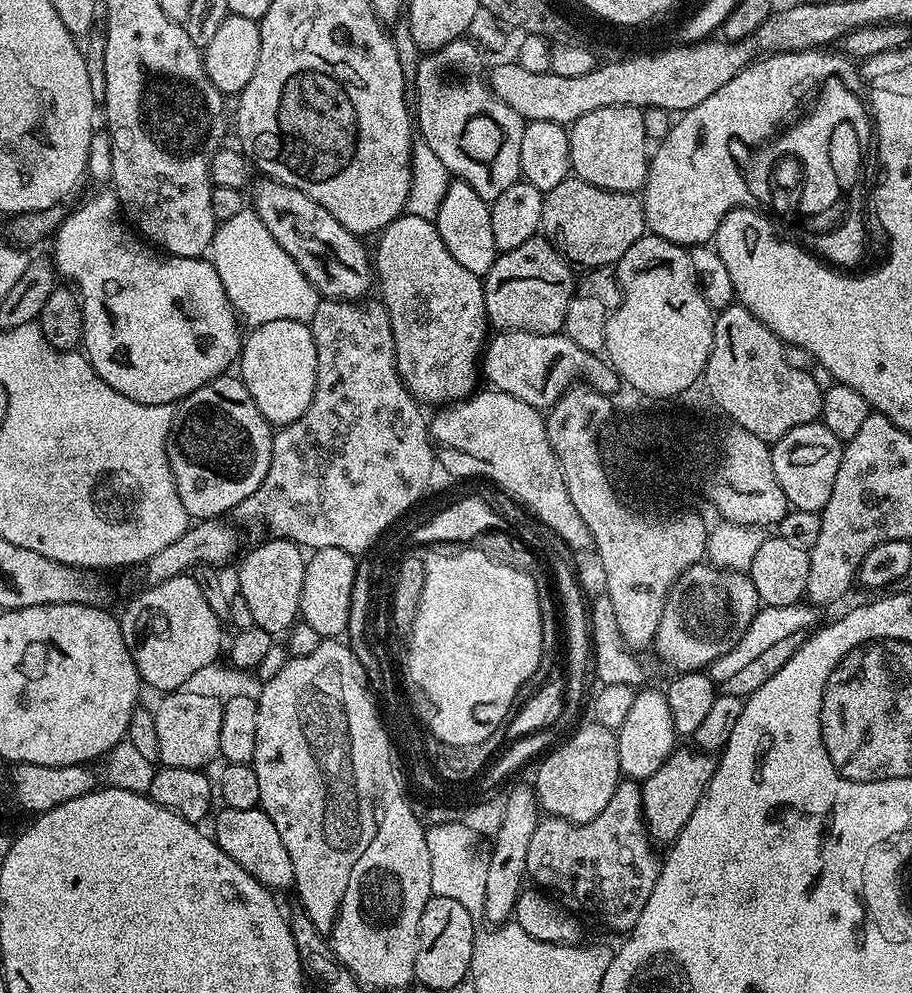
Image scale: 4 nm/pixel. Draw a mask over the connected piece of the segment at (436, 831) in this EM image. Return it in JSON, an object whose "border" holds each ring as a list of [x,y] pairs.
{"border":[[[450,822],[442,826],[434,826],[426,831],[426,850],[430,850],[430,886],[433,896],[449,896],[454,902],[462,902],[466,910],[474,918],[484,910],[486,898],[486,866],[487,859],[472,853],[472,847],[478,840],[478,834],[470,826]]]}

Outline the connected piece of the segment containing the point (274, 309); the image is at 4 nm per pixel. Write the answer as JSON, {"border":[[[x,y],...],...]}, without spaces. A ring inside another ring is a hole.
{"border":[[[255,210],[239,212],[234,214],[234,218],[217,223],[210,249],[210,259],[212,265],[218,270],[218,278],[222,278],[226,298],[230,298],[237,317],[249,329],[262,326],[266,322],[278,322],[279,320],[311,321],[314,310],[321,302],[320,293],[306,278],[306,274],[302,274],[302,270],[298,270],[294,258],[290,258],[290,254],[286,254],[286,250],[282,250],[282,246],[278,246],[274,234],[270,234],[270,230],[266,230],[262,218],[258,218]]]}

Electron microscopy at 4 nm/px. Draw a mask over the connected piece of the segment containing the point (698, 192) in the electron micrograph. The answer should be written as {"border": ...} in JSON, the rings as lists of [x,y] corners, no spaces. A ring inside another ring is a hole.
{"border":[[[806,48],[798,52],[774,52],[761,56],[759,60],[747,64],[737,76],[730,78],[726,86],[718,86],[718,90],[714,90],[706,102],[698,102],[698,106],[677,119],[680,121],[665,134],[664,141],[657,148],[655,145],[648,161],[648,177],[644,179],[642,203],[644,222],[651,235],[661,236],[675,244],[704,246],[715,237],[726,214],[745,207],[747,192],[744,184],[741,184],[743,175],[738,174],[729,159],[730,138],[767,144],[772,135],[779,128],[785,127],[789,118],[798,111],[796,103],[804,99],[807,101],[830,78],[833,69],[842,65],[840,58],[831,56],[828,52],[830,51],[820,48]]]}

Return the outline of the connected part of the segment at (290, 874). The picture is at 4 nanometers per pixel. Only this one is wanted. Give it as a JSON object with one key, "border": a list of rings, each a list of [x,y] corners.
{"border":[[[257,806],[250,810],[234,810],[221,807],[219,811],[215,813],[217,816],[214,839],[217,846],[226,854],[230,854],[230,858],[234,858],[234,862],[238,862],[238,866],[242,866],[246,874],[250,874],[265,888],[291,889],[296,883],[294,862],[290,862],[290,854],[286,854],[286,846],[282,843],[278,829],[274,827],[274,822],[270,822],[263,808]]]}

